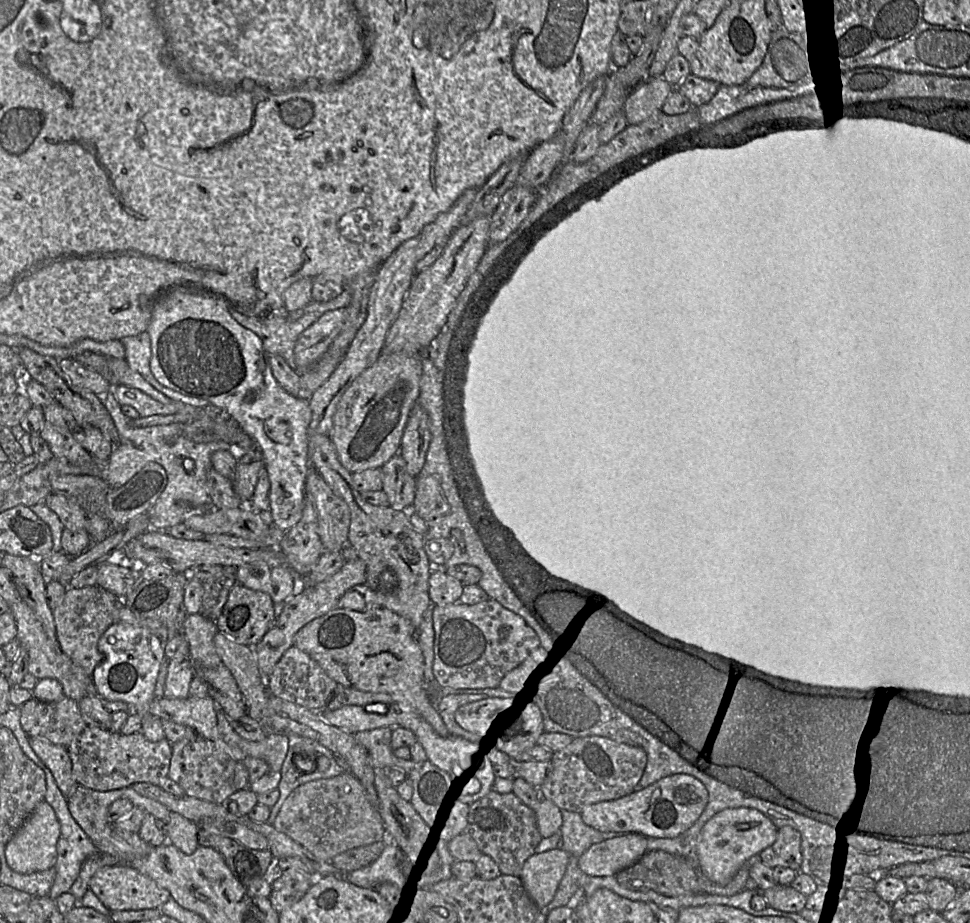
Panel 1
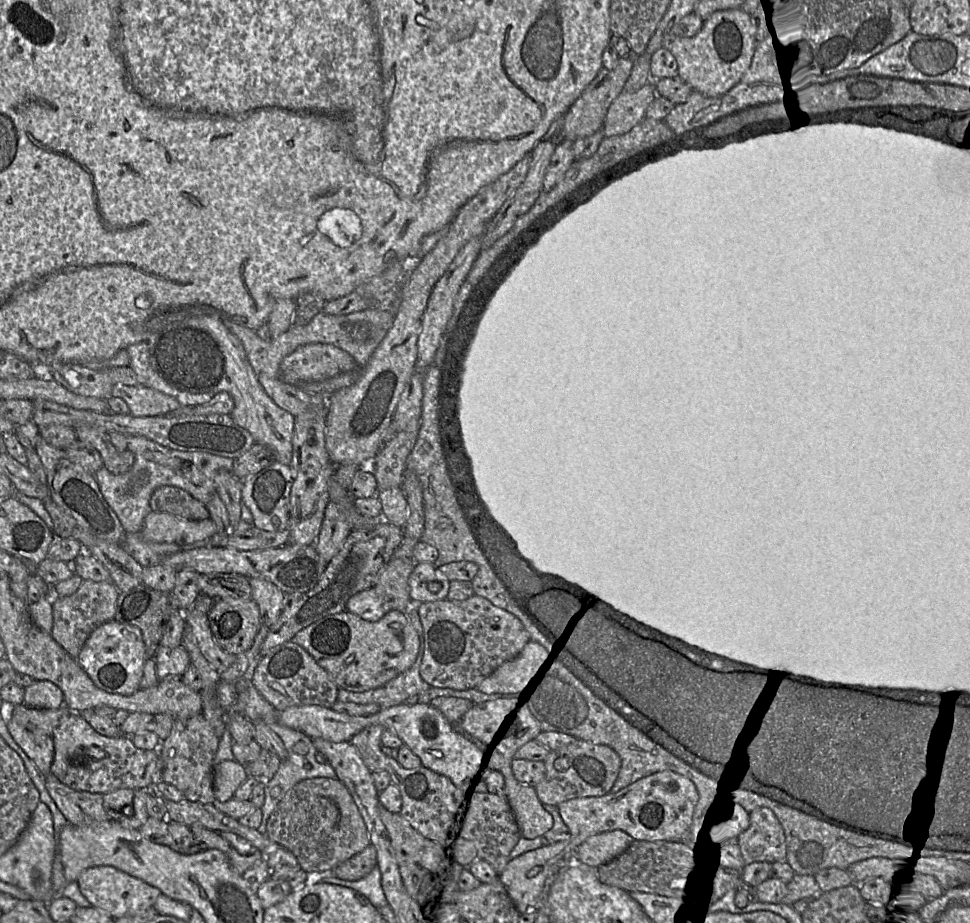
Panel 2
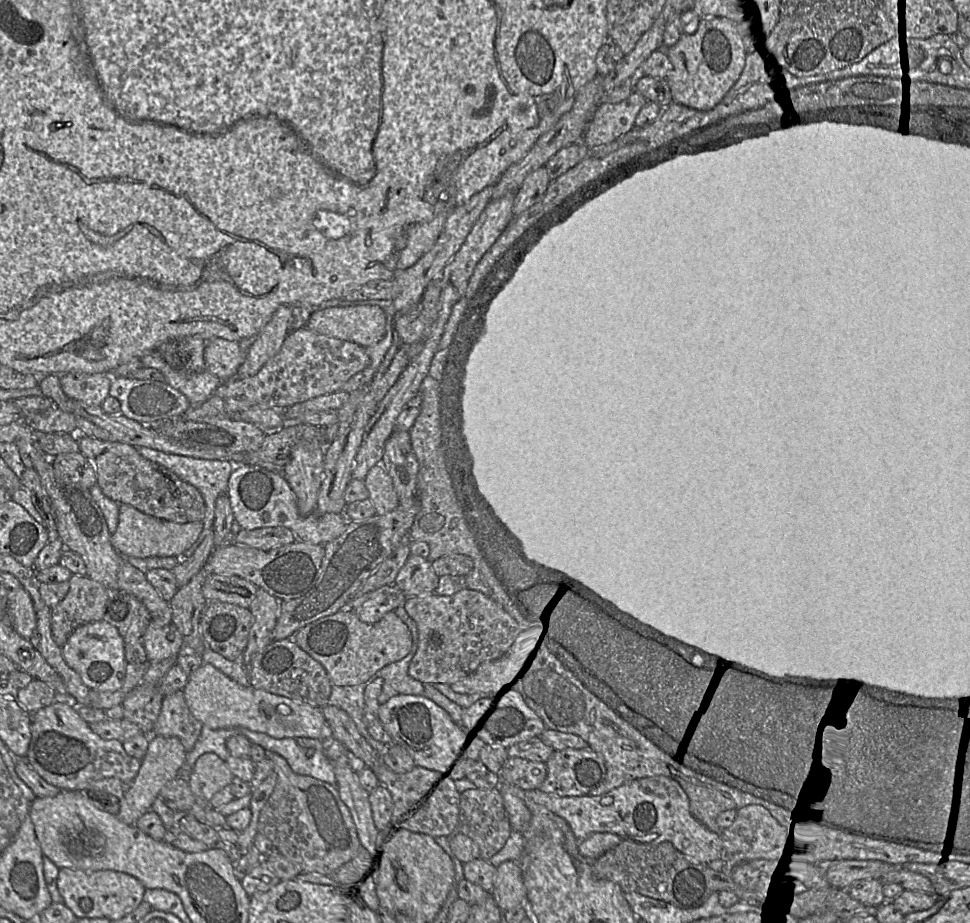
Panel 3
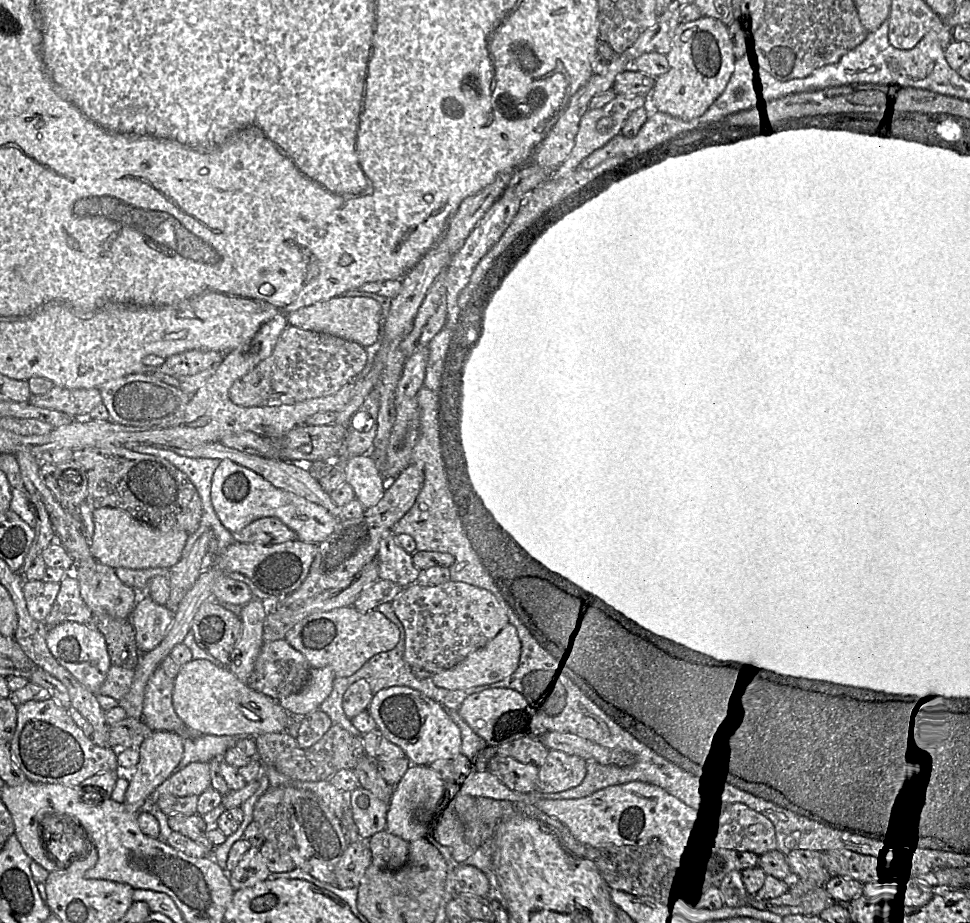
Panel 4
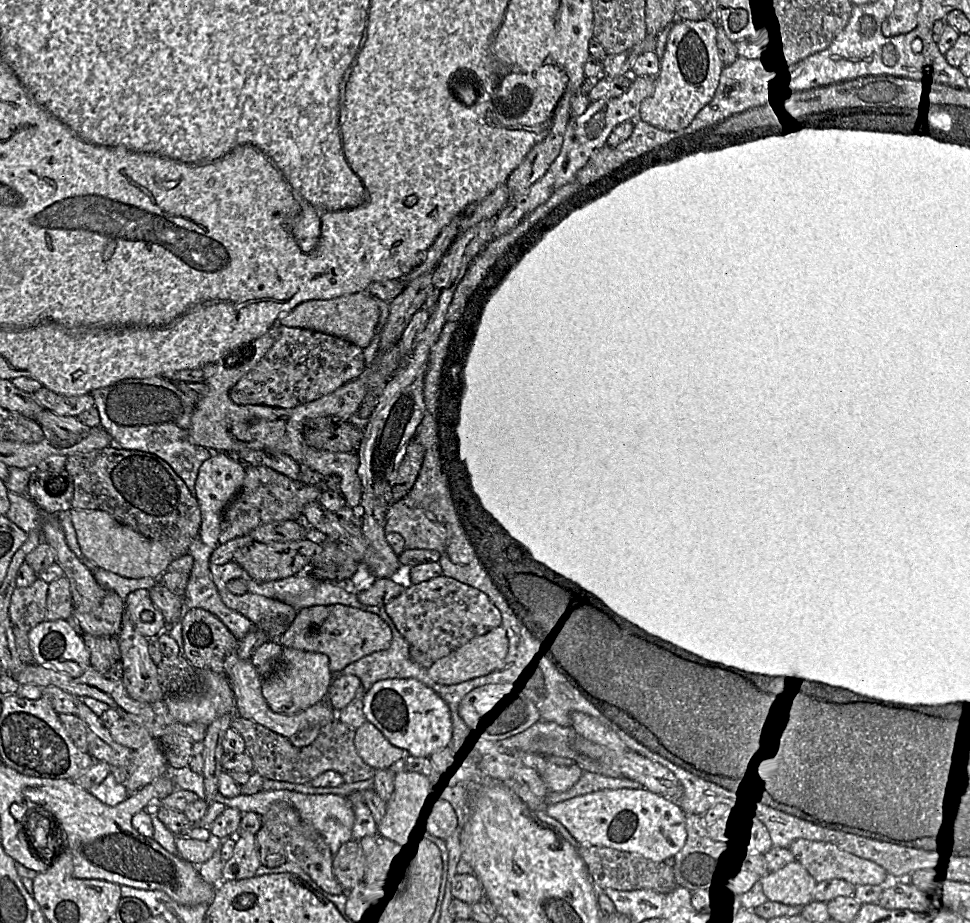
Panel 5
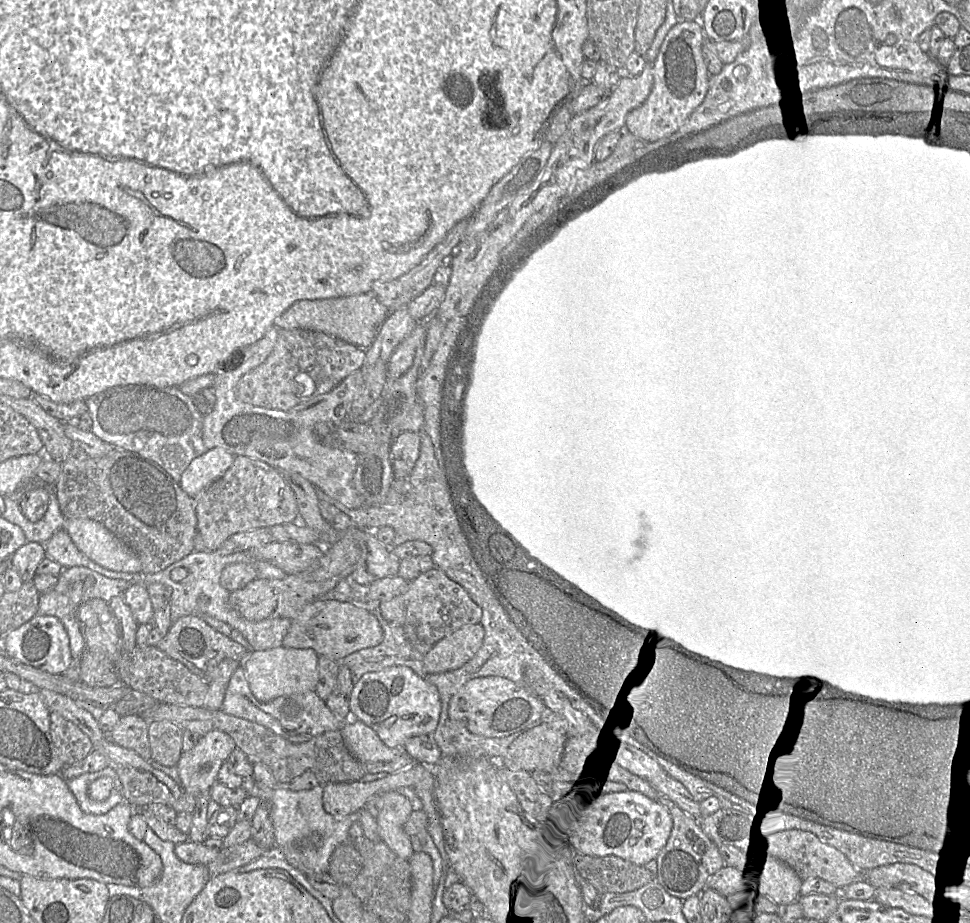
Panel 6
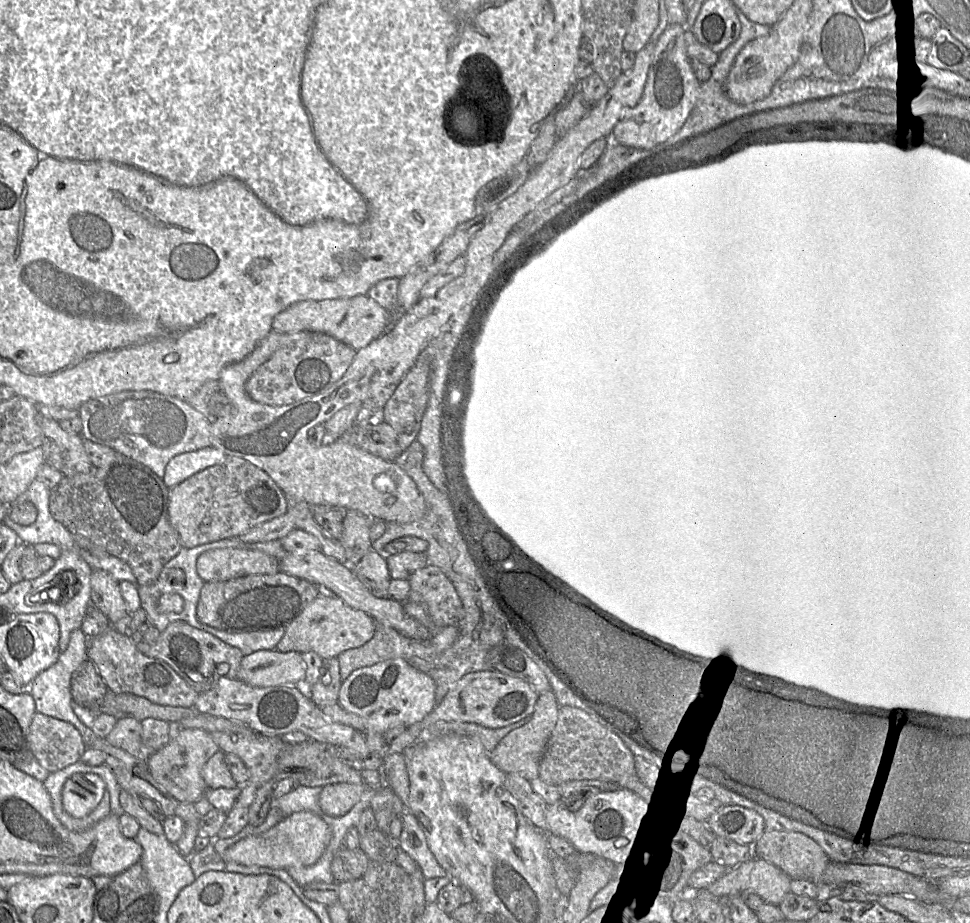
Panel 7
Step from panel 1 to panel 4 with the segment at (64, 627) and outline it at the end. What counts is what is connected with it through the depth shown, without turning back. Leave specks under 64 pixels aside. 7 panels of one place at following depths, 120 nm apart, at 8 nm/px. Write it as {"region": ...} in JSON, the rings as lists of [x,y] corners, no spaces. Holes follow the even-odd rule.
{"region":[[[68,572],[59,584],[58,595],[45,619],[48,630],[65,622],[88,624],[93,613],[81,597],[80,585],[76,577]]]}

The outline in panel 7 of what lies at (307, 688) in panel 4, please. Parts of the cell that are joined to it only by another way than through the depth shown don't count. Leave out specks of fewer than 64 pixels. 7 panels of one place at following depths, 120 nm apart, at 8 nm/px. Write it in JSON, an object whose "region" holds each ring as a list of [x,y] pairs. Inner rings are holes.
{"region":[[[260,650],[242,658],[239,679],[254,687],[302,684],[306,663],[299,652]]]}

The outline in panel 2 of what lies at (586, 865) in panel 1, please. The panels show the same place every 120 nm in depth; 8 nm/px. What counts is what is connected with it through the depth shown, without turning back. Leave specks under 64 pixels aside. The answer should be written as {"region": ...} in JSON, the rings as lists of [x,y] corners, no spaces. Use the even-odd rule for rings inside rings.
{"region":[[[622,830],[596,834],[578,847],[576,857],[582,864],[598,868],[622,854],[634,841]]]}

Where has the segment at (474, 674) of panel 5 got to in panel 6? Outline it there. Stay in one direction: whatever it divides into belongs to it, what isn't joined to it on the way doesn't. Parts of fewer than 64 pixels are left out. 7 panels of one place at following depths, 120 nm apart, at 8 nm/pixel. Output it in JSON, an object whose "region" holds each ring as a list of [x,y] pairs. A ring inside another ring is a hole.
{"region":[[[465,625],[433,645],[424,657],[427,673],[439,674],[457,670],[480,649],[484,638],[482,625]]]}

